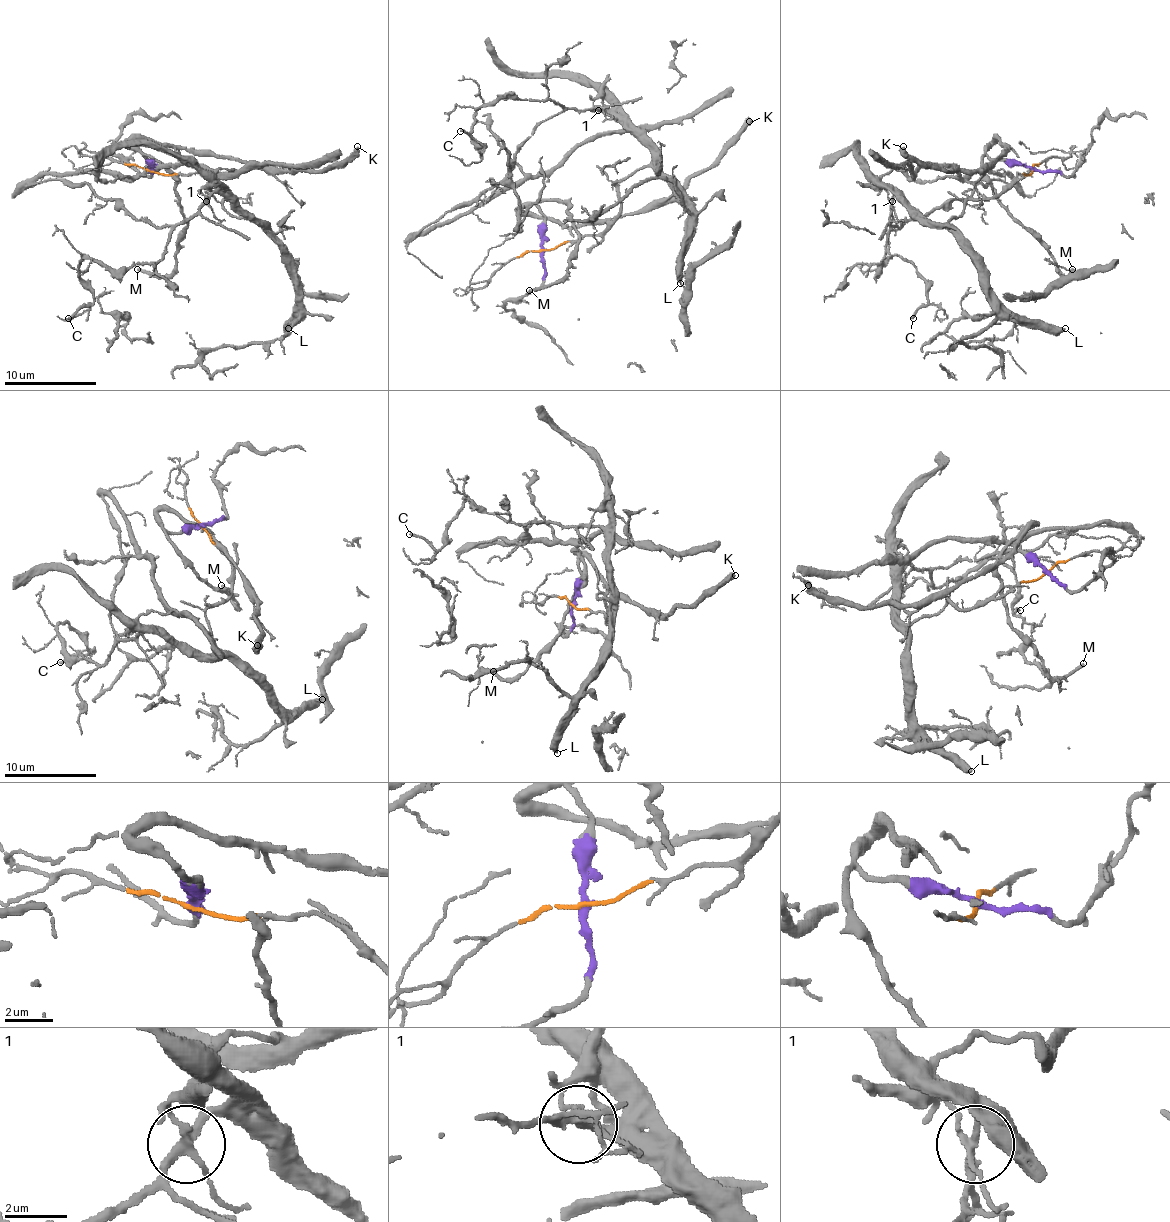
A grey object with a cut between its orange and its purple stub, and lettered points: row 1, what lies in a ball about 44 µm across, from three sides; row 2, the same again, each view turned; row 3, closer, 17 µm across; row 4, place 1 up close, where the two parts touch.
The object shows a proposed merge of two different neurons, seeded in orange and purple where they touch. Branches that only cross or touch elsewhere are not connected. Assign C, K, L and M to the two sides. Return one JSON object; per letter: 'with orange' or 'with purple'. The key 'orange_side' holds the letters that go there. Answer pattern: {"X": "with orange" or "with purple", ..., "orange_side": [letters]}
{"C": "with orange", "K": "with purple", "L": "with orange", "M": "with purple", "orange_side": ["C", "L"]}

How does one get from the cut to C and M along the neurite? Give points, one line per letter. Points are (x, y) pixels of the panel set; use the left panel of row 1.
C: (151, 169), (206, 176), (259, 222), (213, 194), (155, 263), (84, 254), (93, 303), (68, 319)
M: (151, 169), (148, 155), (176, 180), (176, 204), (187, 224), (174, 270), (169, 275), (155, 275), (137, 268)

